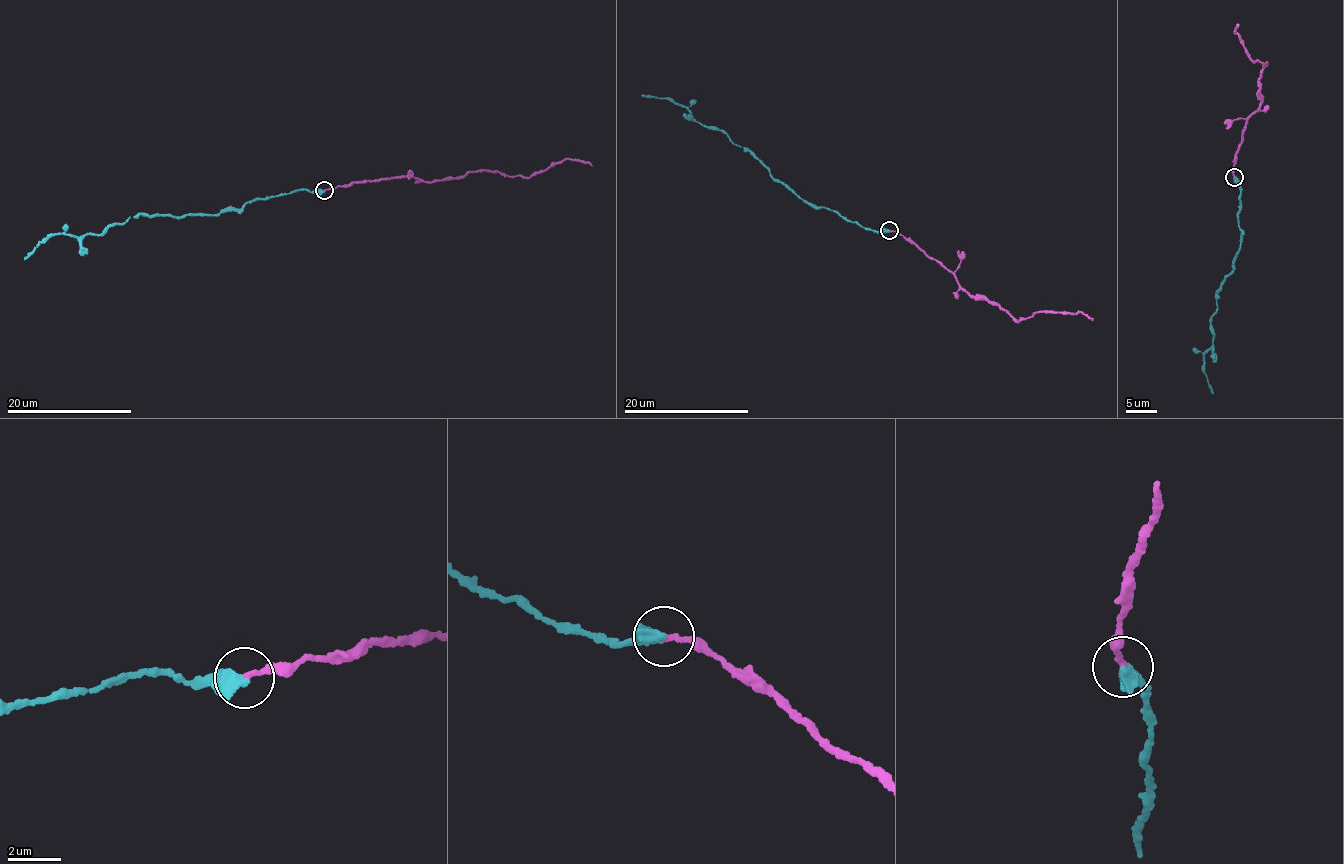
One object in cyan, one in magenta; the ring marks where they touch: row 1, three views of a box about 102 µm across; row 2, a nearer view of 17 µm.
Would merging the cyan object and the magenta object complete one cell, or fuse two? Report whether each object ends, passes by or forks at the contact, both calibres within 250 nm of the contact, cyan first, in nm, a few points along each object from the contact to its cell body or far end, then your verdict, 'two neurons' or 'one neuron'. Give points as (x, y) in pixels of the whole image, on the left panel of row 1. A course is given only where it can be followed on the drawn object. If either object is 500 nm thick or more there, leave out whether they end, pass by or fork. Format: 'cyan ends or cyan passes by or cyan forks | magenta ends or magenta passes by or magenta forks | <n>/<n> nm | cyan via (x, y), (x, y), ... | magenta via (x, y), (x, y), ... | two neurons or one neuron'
550/220 nm | cyan via (324, 191), (292, 191), (211, 215), (142, 213), (100, 235), (53, 235), (24, 259) | magenta via (324, 191), (406, 175), (434, 182), (469, 172), (498, 171), (526, 178), (567, 159), (584, 160), (592, 166) | one neuron

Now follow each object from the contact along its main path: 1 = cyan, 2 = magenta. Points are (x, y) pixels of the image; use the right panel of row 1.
1: (1234, 177), (1241, 182), (1238, 218), (1244, 232), (1232, 271), (1217, 291), (1212, 345), (1206, 350), (1213, 394)
2: (1234, 177), (1248, 117), (1260, 105), (1256, 96), (1266, 62), (1250, 59), (1234, 33), (1238, 27)

